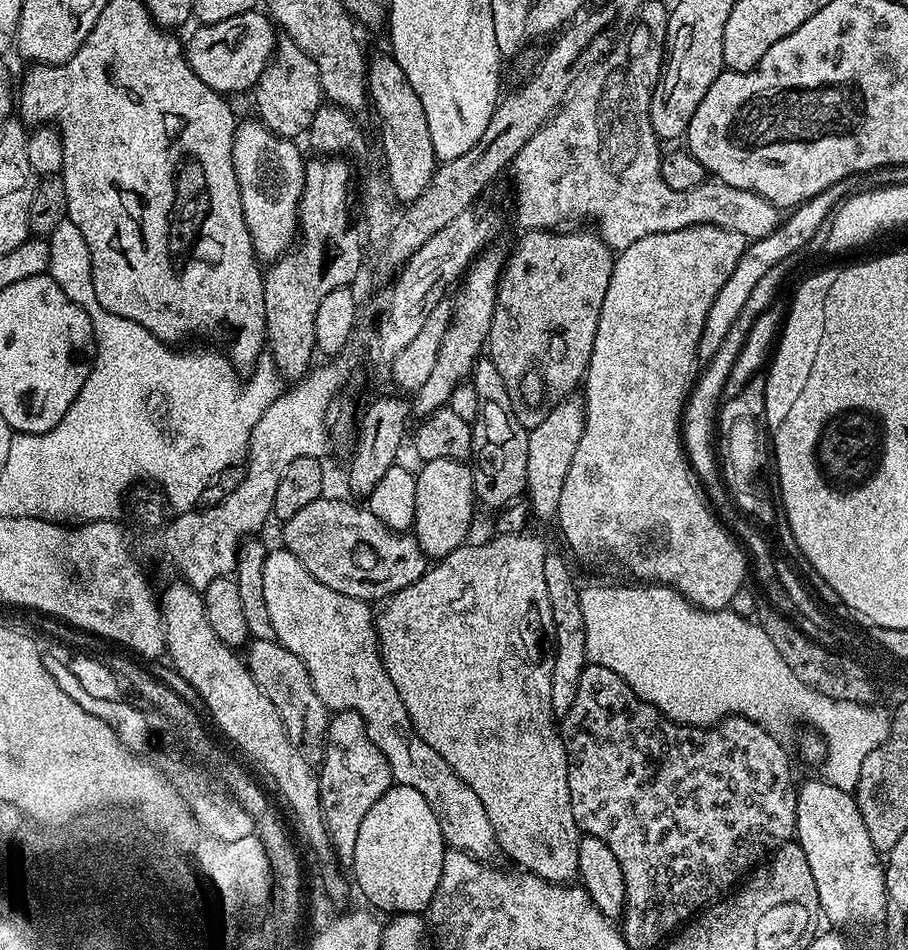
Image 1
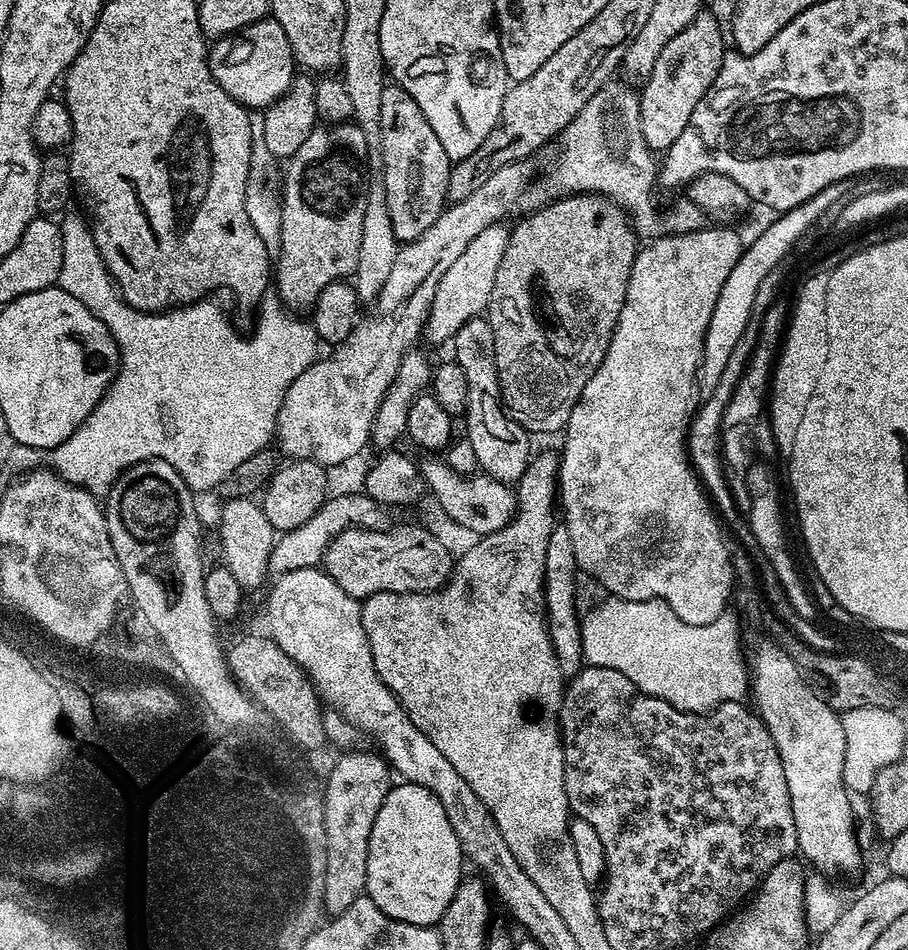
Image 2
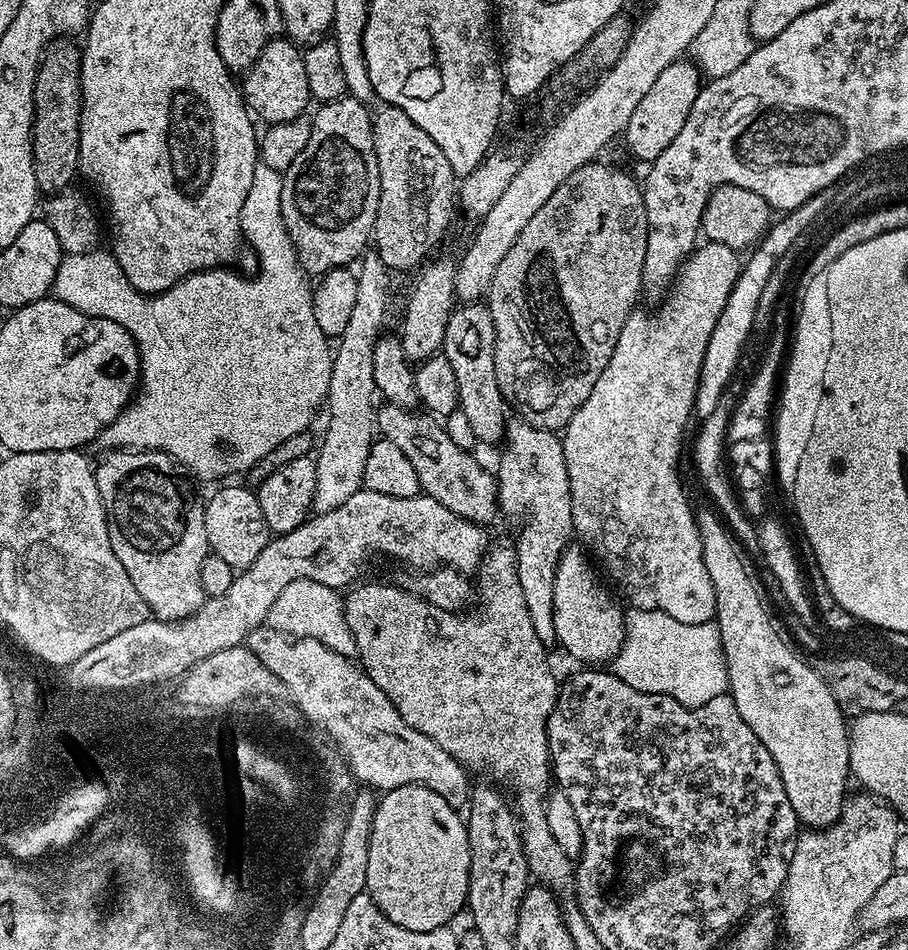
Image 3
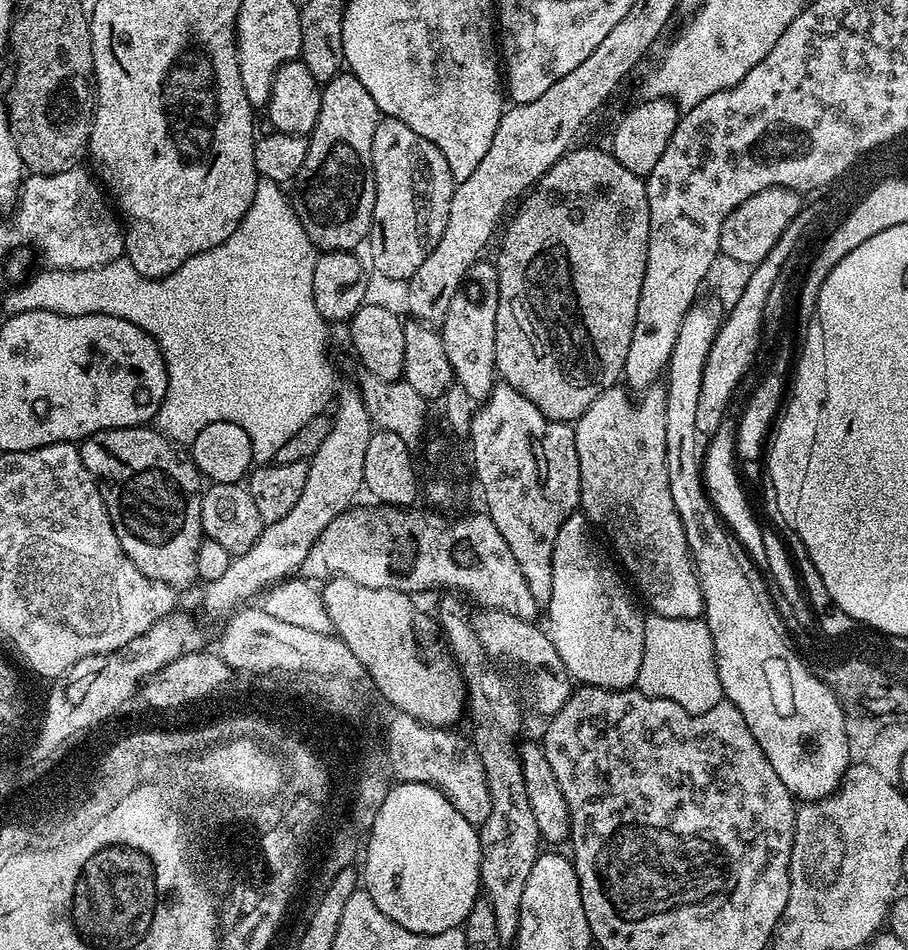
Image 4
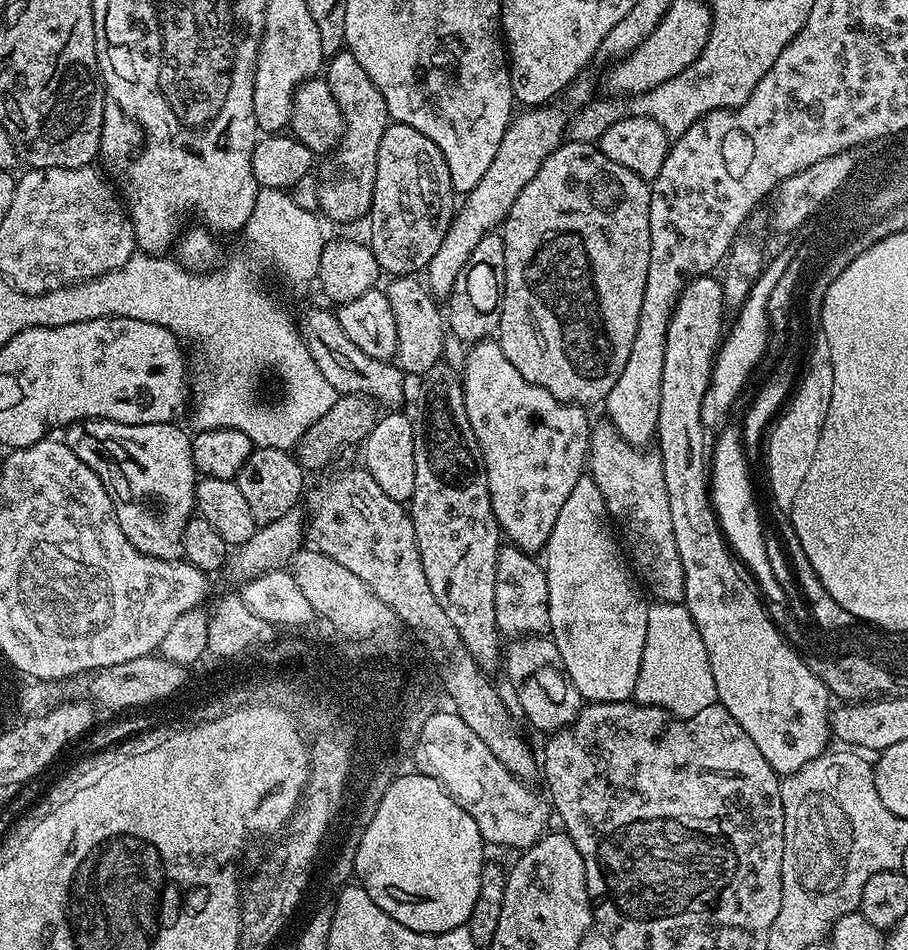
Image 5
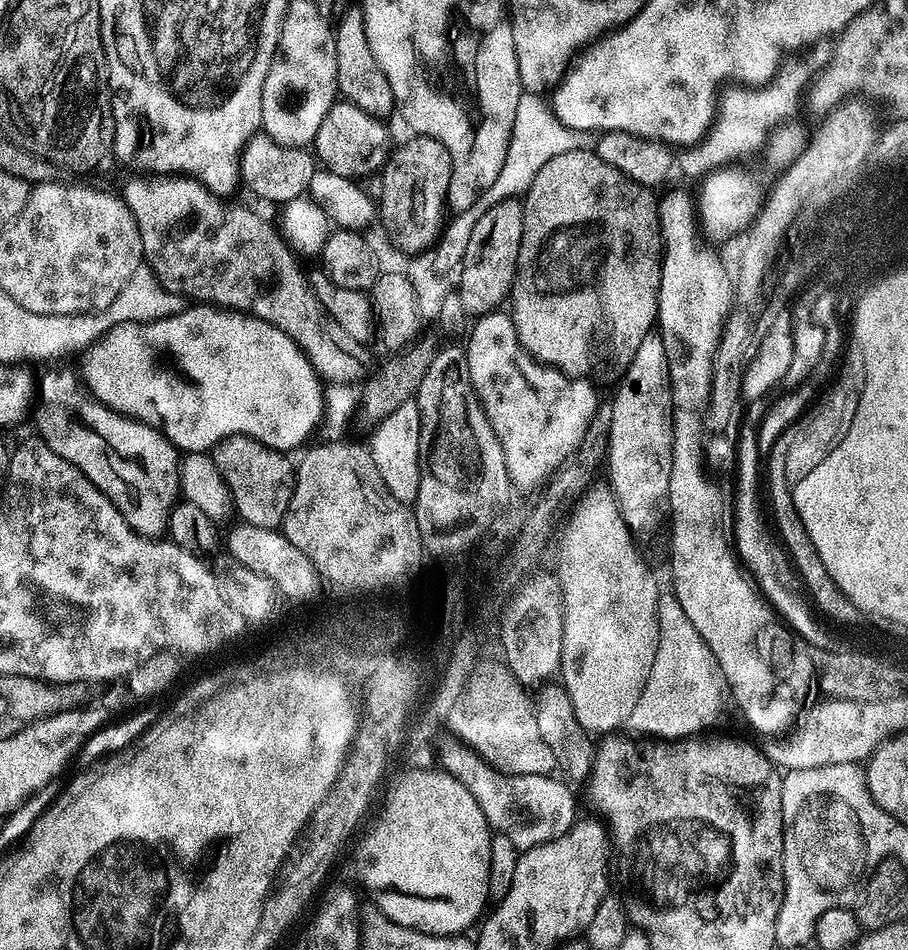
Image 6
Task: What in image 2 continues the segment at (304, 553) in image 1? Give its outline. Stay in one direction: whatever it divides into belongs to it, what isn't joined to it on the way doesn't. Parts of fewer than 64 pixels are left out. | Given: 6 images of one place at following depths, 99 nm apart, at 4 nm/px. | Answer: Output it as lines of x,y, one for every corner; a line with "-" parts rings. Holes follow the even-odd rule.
361,526
350,527
333,537
327,547
323,561
323,571
331,579
341,586
352,597
363,600
378,593
406,593
422,594
423,592
436,592
448,582
454,567
454,556
448,553
448,548
432,532
424,528
400,526
386,529
363,528

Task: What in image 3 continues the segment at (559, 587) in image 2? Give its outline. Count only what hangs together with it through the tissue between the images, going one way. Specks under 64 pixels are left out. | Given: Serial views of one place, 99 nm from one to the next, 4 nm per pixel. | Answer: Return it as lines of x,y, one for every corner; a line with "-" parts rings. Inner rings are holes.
512,418
507,421
506,431
502,441
502,449
504,453
500,456
500,461
494,467
494,475
496,478
496,489
500,495
499,511
501,513
509,512
512,516
528,516
524,520
524,525
520,528
520,537
514,541
516,549
516,573
518,580
522,582
522,594
526,597
526,610
530,610
530,623
534,626
534,634
538,634
538,638
546,646
552,646
557,643
556,630
554,628
554,580
556,578
556,571
558,564
562,558
562,554
573,543
574,529
572,527
572,503
570,502
570,478
566,474
566,454
564,453
563,439
555,431
547,428
536,428
532,424
519,418

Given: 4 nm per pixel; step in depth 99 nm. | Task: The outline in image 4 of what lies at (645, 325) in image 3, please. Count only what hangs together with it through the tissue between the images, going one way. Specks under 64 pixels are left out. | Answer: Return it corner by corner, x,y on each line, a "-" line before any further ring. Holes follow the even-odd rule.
617,386
607,388
588,409
575,421
576,429
576,450
578,452
578,470
580,471
580,506
579,511
583,512
589,524
600,528
608,535
608,540
612,543
612,548
616,551
615,559
619,567
626,573
627,579
634,585
635,591
644,595
646,603
652,607
651,611
657,616
666,618
686,618
687,620
699,620
704,615
704,595
698,586
696,568
692,564
692,555
686,542
686,530
682,530
682,518
678,518
678,510
674,510
674,498
670,498
670,478
668,477
668,467
666,466
666,398
665,389
660,386
653,386
639,397
637,404
632,404
633,397
629,395
623,387

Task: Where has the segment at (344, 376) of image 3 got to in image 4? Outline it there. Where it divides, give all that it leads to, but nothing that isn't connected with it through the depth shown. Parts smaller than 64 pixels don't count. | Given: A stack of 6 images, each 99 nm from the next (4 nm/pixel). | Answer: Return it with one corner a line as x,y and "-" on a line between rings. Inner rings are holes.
353,385
342,388
343,386
334,398
337,408
335,414
332,414
331,430
318,448
318,453
309,460
305,489
302,490
297,505
285,518
265,525
250,550
233,557
229,569
221,577
205,584
203,590
206,607
218,612
231,611
244,602
241,599
246,599
252,592
259,593
293,575
324,528
349,509
358,490
363,489
366,447
372,437
374,425
365,403
362,402
359,389

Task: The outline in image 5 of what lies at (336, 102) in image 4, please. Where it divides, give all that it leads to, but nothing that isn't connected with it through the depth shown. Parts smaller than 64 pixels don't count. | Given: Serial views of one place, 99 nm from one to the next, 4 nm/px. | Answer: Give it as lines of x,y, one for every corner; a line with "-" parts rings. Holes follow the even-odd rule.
341,50
327,61
326,79
330,94
334,94
334,102
338,102
338,110
344,119
344,135
340,137
339,144
321,159
324,160
321,164
319,161
317,202
319,211
325,217
328,215
336,224
348,224
363,216
365,219
372,211
378,146
388,128
390,117
378,86
370,82
370,74
366,74
362,62
358,62
352,52

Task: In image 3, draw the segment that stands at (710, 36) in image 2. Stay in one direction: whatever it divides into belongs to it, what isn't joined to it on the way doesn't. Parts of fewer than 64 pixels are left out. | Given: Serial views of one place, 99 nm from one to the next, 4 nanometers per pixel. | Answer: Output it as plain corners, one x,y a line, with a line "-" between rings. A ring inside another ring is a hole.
691,59
676,60
654,81
654,86
638,102
634,114
630,114
630,122
624,128
622,140
628,143
628,148
640,160
651,162
678,138
682,126
686,126
686,118
690,118
690,110
694,106
694,98
698,98
702,87
702,73

